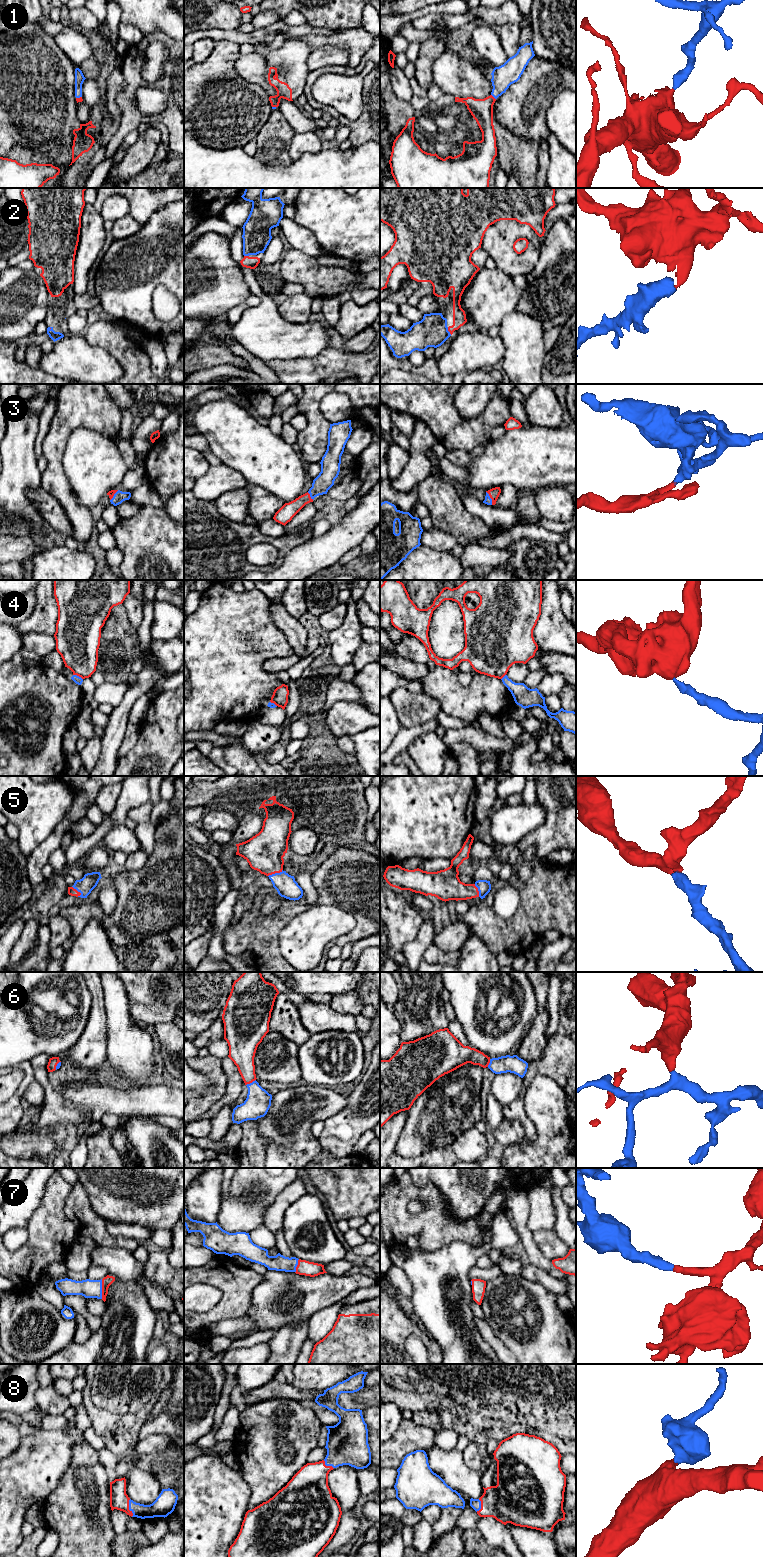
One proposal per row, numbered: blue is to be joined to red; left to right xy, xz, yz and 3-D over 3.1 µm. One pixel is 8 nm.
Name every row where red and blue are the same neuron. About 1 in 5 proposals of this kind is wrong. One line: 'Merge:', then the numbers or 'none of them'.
Merge: 1, 2, 3, 5, 6, 7, 8

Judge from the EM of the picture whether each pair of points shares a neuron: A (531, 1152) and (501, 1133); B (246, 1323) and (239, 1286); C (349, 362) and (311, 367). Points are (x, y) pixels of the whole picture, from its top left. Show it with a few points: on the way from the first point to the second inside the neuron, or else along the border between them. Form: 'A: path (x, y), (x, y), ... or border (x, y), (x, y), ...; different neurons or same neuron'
A: border (525, 1136), (520, 1143), (510, 1143), (503, 1147); different neurons
B: border (243, 1315), (224, 1318), (220, 1321); different neurons
C: path (340, 362), (327, 362), (320, 367); same neuron

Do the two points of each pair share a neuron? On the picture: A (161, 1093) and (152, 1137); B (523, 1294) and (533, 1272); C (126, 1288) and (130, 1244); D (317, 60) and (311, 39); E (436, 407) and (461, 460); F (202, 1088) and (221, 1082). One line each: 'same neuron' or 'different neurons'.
A: different neurons
B: different neurons
C: different neurons
D: different neurons
E: different neurons
F: different neurons

